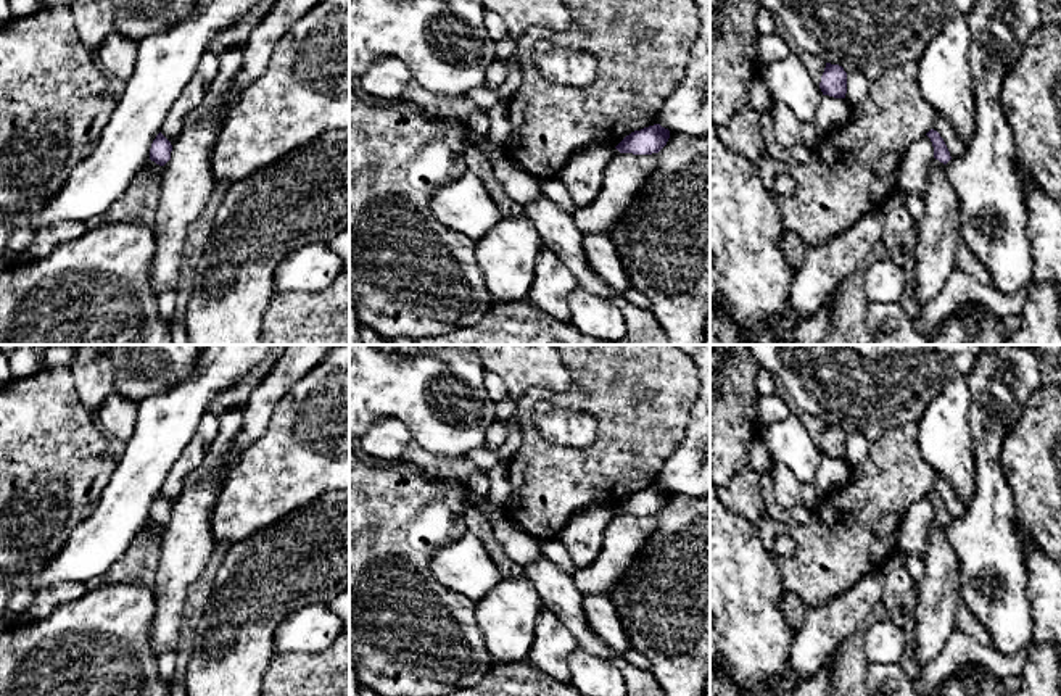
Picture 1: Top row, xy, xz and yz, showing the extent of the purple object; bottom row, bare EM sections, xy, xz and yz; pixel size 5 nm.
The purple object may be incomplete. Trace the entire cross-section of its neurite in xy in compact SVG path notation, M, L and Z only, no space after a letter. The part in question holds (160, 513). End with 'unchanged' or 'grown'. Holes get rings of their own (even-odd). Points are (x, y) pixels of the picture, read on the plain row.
M159 493L151 504L150 520L159 527L164 527L171 520L171 512L171 503Z; unchanged

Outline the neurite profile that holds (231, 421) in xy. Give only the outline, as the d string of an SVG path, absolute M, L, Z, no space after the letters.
M237 406L232 409L225 409L219 416L217 437L211 443L201 464L185 477L184 490L192 488L198 483L203 483L206 478L211 477L211 472L214 470L217 462L222 459L224 453L230 448L238 430L242 429L243 411L245 411L245 406Z

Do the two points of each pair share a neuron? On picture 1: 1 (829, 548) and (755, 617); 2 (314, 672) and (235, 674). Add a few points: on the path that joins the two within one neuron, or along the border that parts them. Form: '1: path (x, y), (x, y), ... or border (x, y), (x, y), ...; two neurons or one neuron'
1: border (773, 553), (784, 590); two neurons
2: border (276, 654), (263, 679); two neurons

